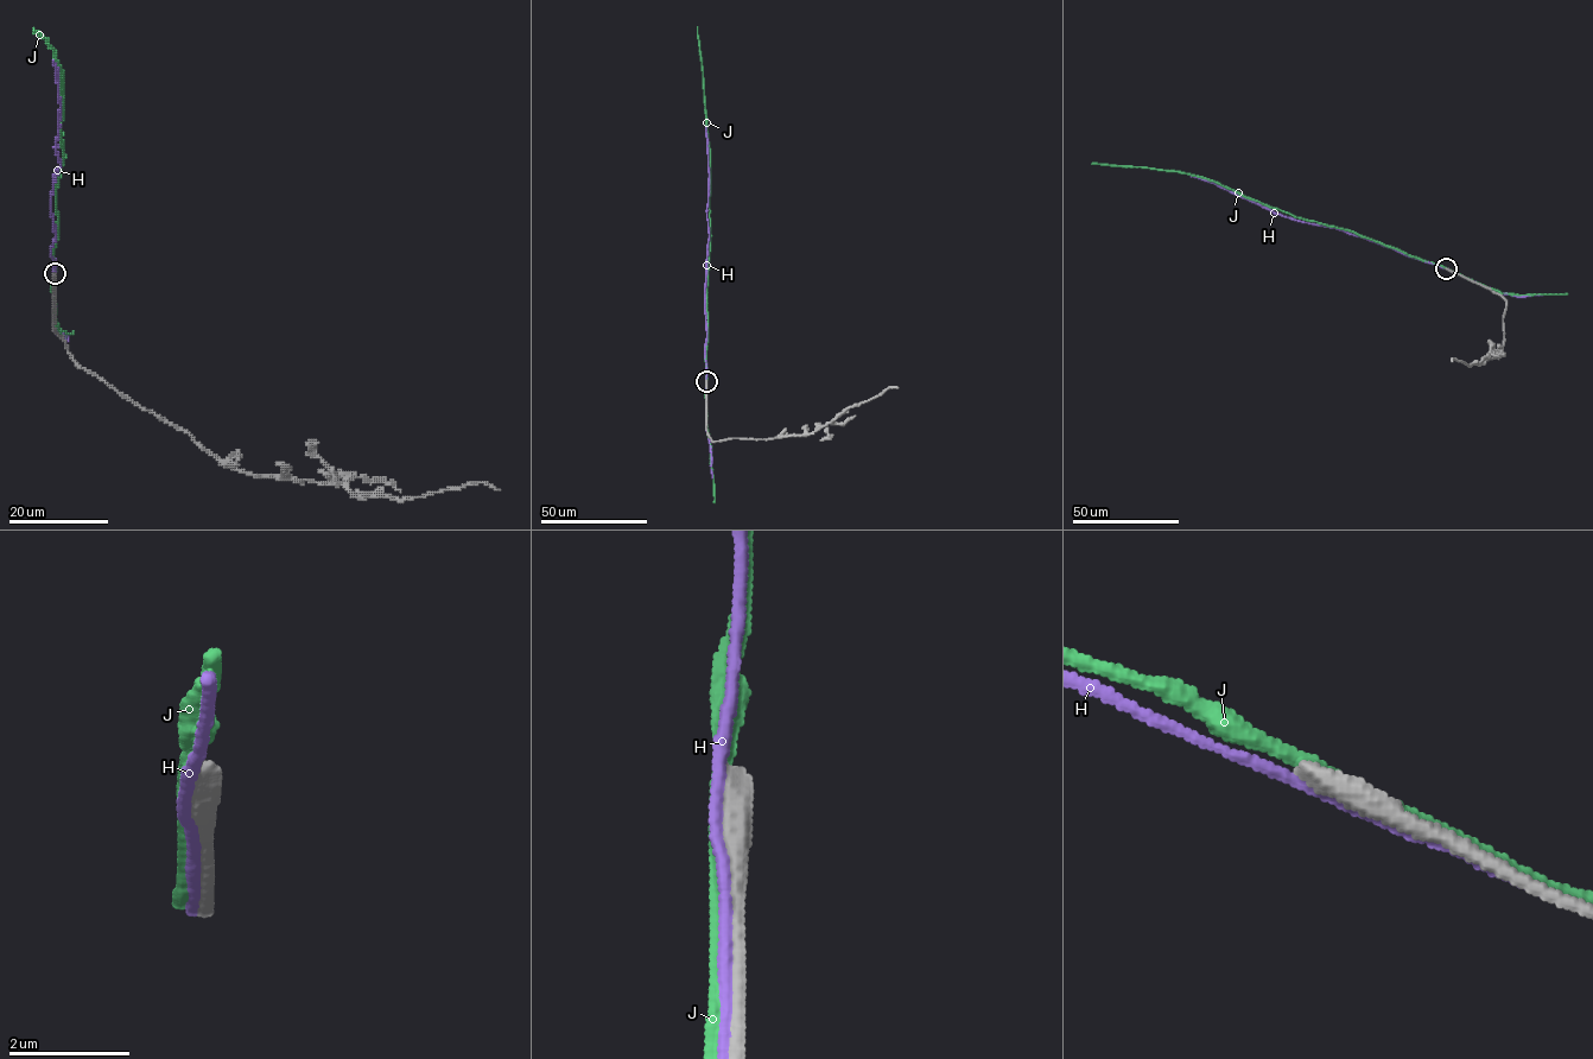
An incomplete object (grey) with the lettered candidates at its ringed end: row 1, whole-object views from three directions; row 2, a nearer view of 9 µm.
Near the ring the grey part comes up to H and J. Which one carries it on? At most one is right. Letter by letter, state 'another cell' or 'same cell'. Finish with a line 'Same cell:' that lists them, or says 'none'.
H: another cell
J: another cell
Same cell: none

